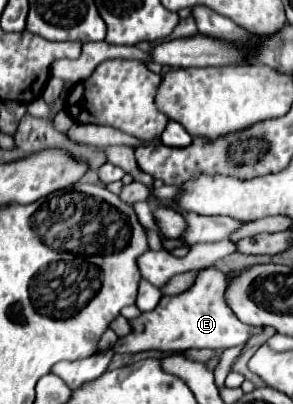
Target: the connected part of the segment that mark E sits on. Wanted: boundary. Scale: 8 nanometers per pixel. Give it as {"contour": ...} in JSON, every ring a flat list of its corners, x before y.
{"contour":[[215,268,199,270,195,284,179,296,163,296,159,306,151,312,141,314,131,320,133,332,123,336,115,344,115,352,119,354,135,354,143,350,161,350,161,352,183,352,189,348,213,348,225,350,233,346,245,346,249,338,263,332,263,328,247,328,247,324,239,322,239,318,231,312,225,302,225,274]]}

